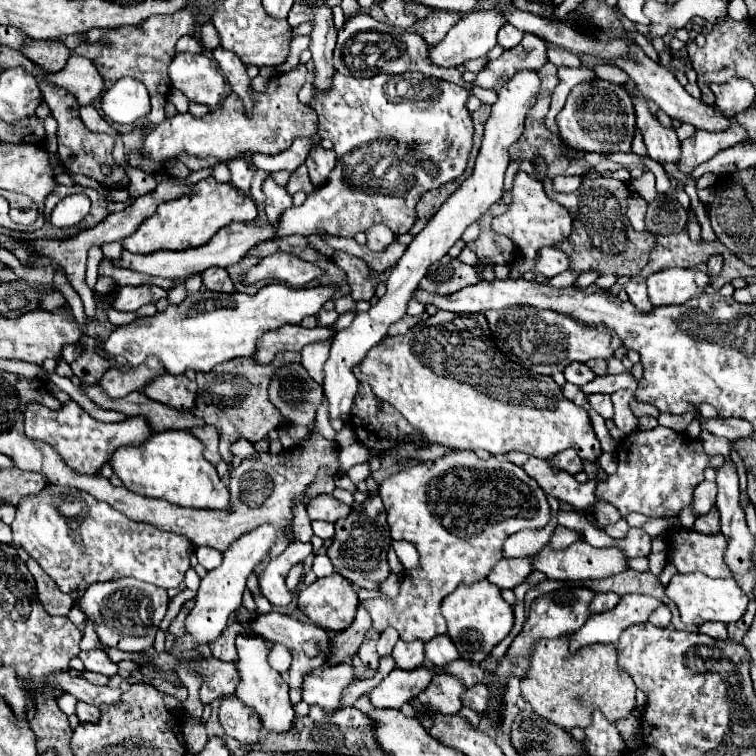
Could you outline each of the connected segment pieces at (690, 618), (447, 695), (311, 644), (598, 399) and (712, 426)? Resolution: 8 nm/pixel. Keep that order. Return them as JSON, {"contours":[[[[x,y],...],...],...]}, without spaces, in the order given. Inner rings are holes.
{"contours":[[[[686,573],[674,575],[670,585],[666,587],[666,595],[678,605],[680,619],[688,625],[702,625],[706,621],[720,621],[720,623],[734,623],[738,621],[748,607],[748,595],[738,587],[734,579],[712,579],[704,573]]],[[[438,673],[432,677],[428,689],[412,701],[412,705],[414,709],[418,709],[418,705],[430,705],[440,713],[458,713],[462,709],[464,691],[466,685],[458,677],[452,677],[448,673]]],[[[276,611],[266,613],[266,615],[264,615],[264,613],[258,613],[254,619],[248,621],[248,627],[250,627],[254,633],[262,635],[264,639],[272,639],[272,641],[282,643],[282,645],[288,647],[288,651],[292,653],[292,665],[290,665],[290,671],[288,671],[290,701],[292,701],[292,705],[296,705],[298,701],[302,701],[300,685],[302,685],[306,673],[310,673],[312,669],[318,669],[318,667],[322,667],[322,665],[326,663],[326,651],[328,651],[328,643],[330,643],[328,633],[326,633],[322,627],[318,627],[318,625],[314,625],[314,623],[310,623],[310,621],[292,619],[292,617],[280,615],[280,613],[276,613]]],[[[596,393],[596,395],[590,395],[588,397],[590,405],[594,411],[598,411],[604,419],[612,419],[614,417],[614,407],[612,407],[612,401],[610,401],[610,395],[602,395],[602,393]]],[[[700,417],[698,421],[700,421],[700,429],[710,431],[716,437],[726,437],[730,441],[754,435],[754,433],[750,433],[750,423],[742,421],[742,419],[722,419],[722,417],[704,419],[704,417]]]]}

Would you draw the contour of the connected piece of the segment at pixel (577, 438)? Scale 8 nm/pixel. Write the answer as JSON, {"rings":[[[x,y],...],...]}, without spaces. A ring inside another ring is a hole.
{"rings":[[[438,311],[426,321],[416,323],[406,335],[386,337],[372,347],[364,361],[354,367],[354,375],[360,383],[368,383],[380,401],[390,403],[412,427],[422,431],[430,445],[438,443],[456,451],[484,449],[490,455],[522,451],[540,459],[554,457],[568,447],[574,447],[582,459],[592,461],[602,453],[588,413],[566,399],[552,377],[512,363],[492,341],[484,313]]]}

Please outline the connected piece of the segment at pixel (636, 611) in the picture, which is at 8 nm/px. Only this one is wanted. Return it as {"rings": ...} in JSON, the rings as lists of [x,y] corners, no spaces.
{"rings":[[[624,595],[622,601],[604,613],[594,613],[578,633],[572,635],[570,647],[576,651],[578,647],[590,645],[590,643],[616,643],[624,629],[632,625],[646,623],[648,617],[658,609],[662,601],[650,595]]]}

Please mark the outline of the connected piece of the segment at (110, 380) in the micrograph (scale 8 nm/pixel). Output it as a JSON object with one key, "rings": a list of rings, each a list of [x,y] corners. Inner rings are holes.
{"rings":[[[154,359],[146,361],[146,365],[132,367],[128,371],[108,369],[104,373],[104,377],[100,379],[100,387],[112,399],[126,397],[128,393],[138,391],[146,381],[150,381],[150,377],[154,377],[154,373],[164,373],[162,365],[158,365],[158,361],[154,361]]]}

